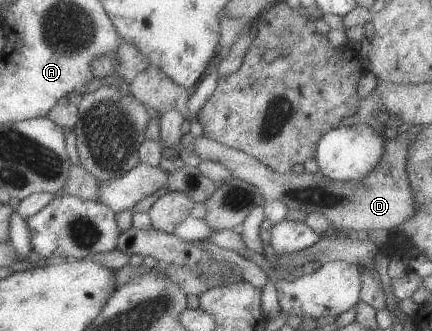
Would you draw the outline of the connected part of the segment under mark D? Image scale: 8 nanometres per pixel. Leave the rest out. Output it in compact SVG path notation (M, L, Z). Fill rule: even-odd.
M406 131L396 133L395 138L385 140L384 155L378 161L378 165L364 179L358 179L358 181L326 179L319 171L316 173L303 171L299 174L293 171L276 173L251 155L226 147L204 136L194 138L194 153L201 160L224 165L232 173L232 178L244 180L257 187L265 200L281 201L288 209L298 209L306 214L324 215L336 229L366 232L370 229L384 229L387 231L400 225L408 217L412 217L416 211L405 170L407 149L411 142Z

